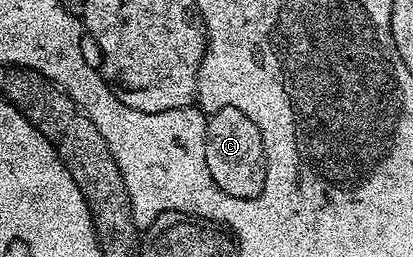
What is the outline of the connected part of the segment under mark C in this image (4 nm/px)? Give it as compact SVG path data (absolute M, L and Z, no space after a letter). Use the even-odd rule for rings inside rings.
M225 107L213 112L206 119L206 144L204 157L208 161L208 173L212 173L212 181L224 193L241 199L256 197L264 189L266 176L266 154L264 141L260 137L260 129L252 125L252 120L244 117L240 109Z

